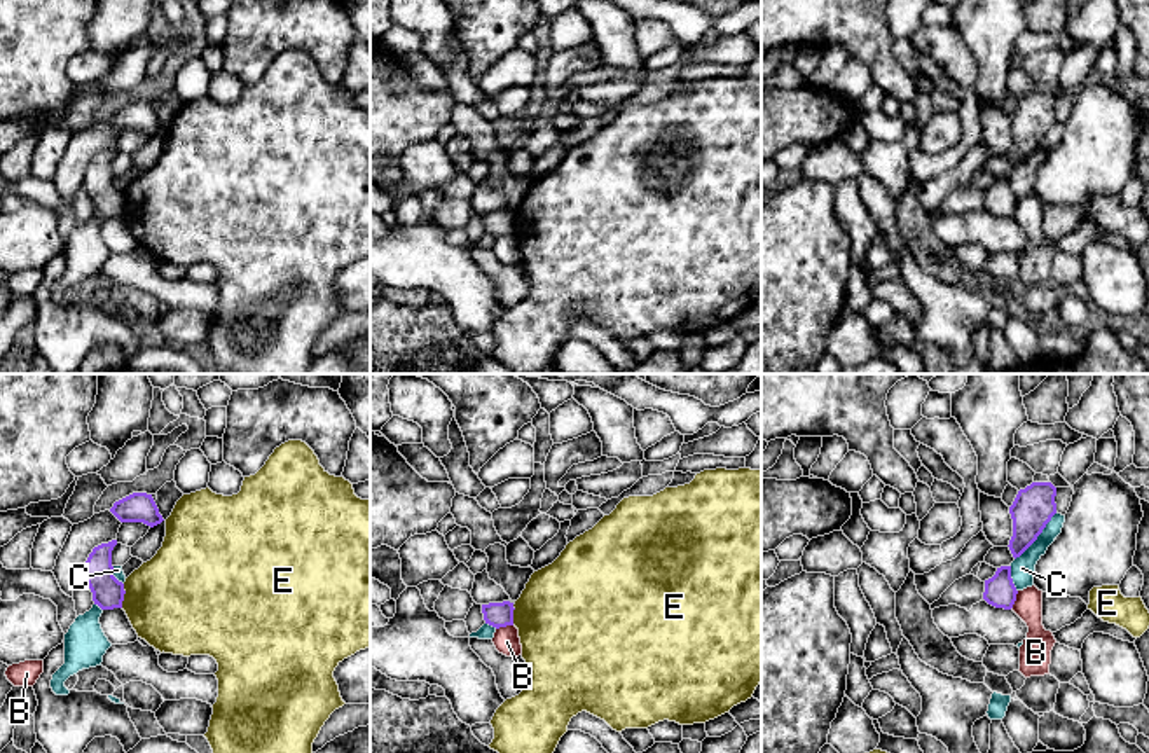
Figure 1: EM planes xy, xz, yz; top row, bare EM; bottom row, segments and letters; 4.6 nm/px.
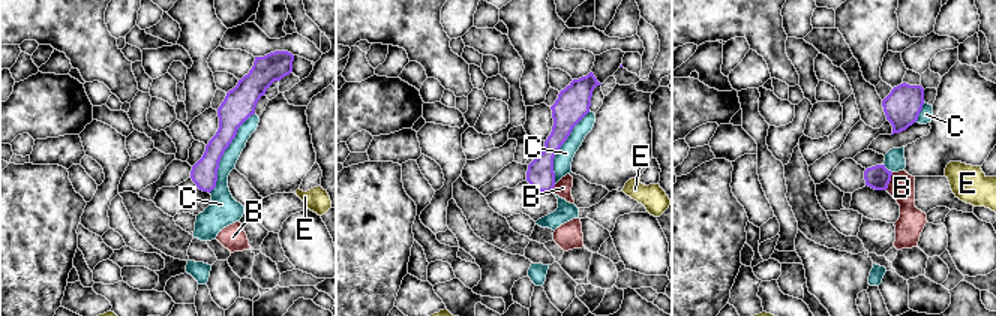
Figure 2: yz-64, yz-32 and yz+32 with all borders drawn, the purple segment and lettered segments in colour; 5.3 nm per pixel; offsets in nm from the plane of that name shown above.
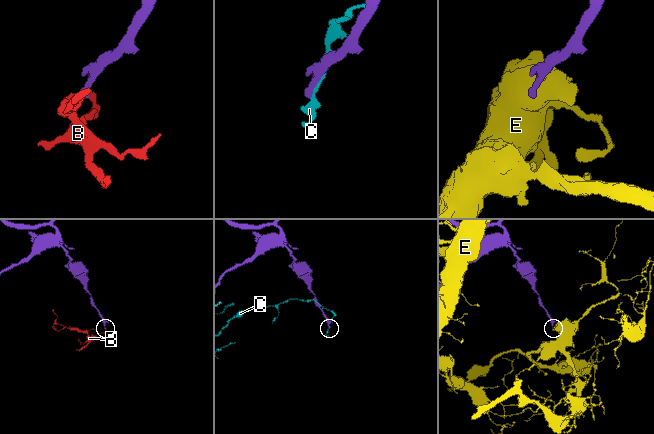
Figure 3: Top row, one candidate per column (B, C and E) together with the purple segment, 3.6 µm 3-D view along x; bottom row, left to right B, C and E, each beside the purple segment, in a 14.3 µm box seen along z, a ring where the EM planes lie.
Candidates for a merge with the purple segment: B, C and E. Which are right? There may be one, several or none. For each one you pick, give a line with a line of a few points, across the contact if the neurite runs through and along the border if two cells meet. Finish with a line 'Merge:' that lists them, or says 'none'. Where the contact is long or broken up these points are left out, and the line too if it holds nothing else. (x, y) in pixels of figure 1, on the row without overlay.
Merge: none

